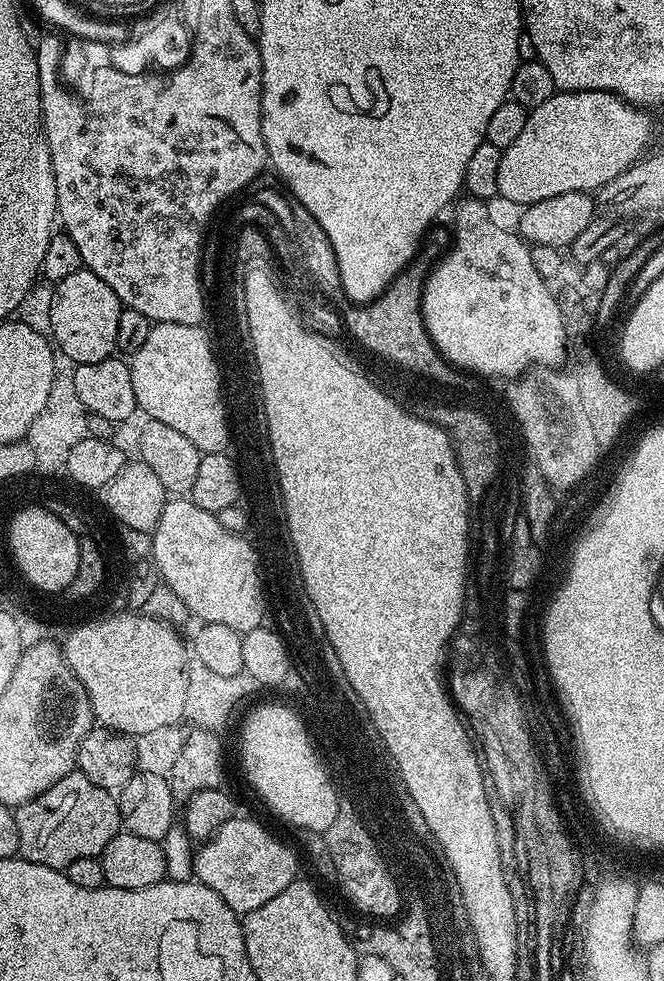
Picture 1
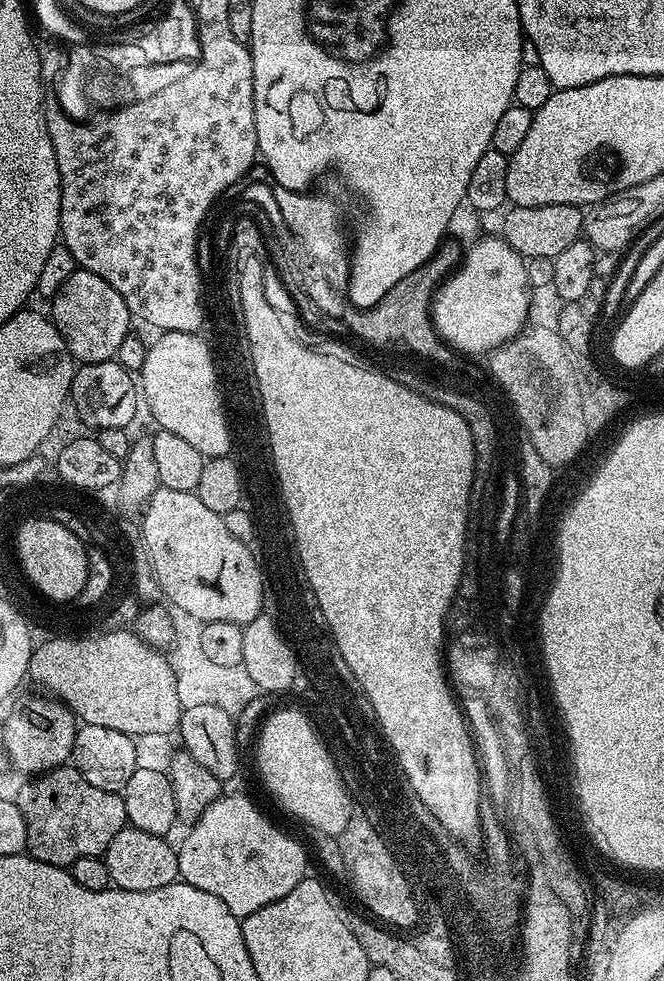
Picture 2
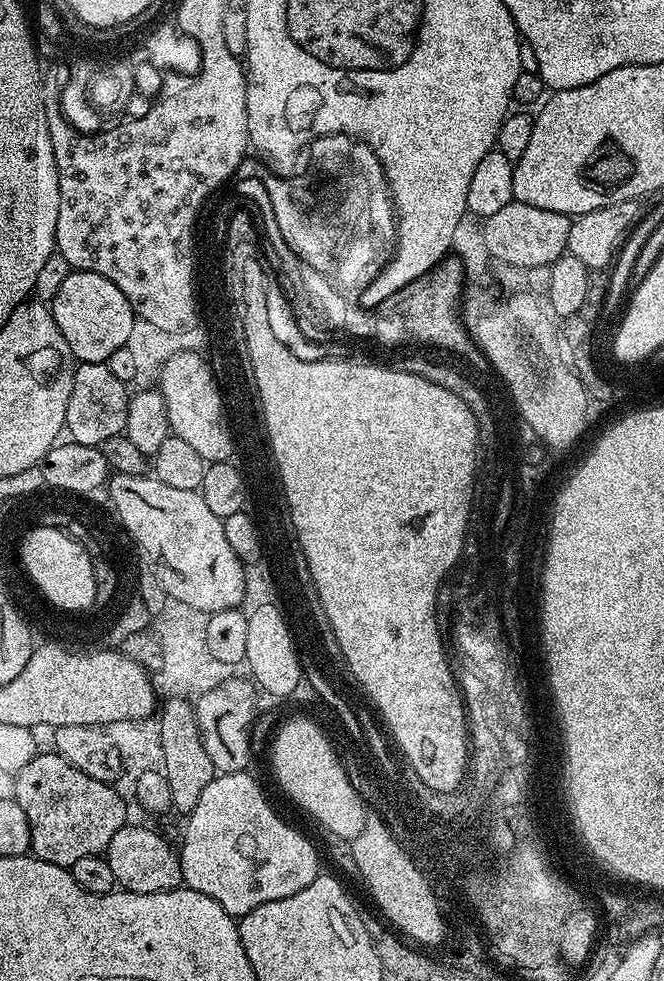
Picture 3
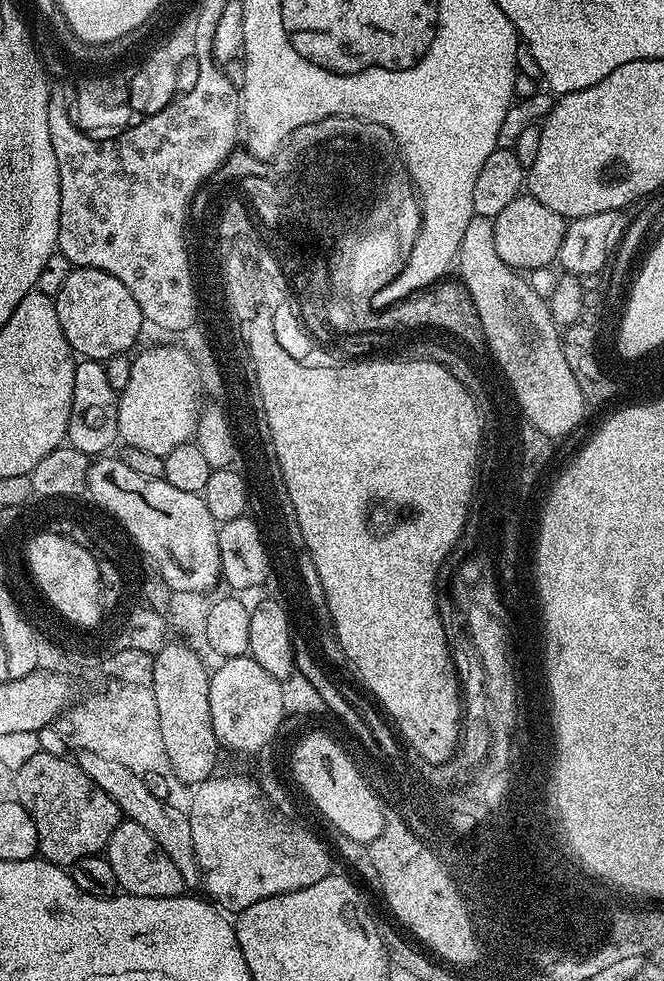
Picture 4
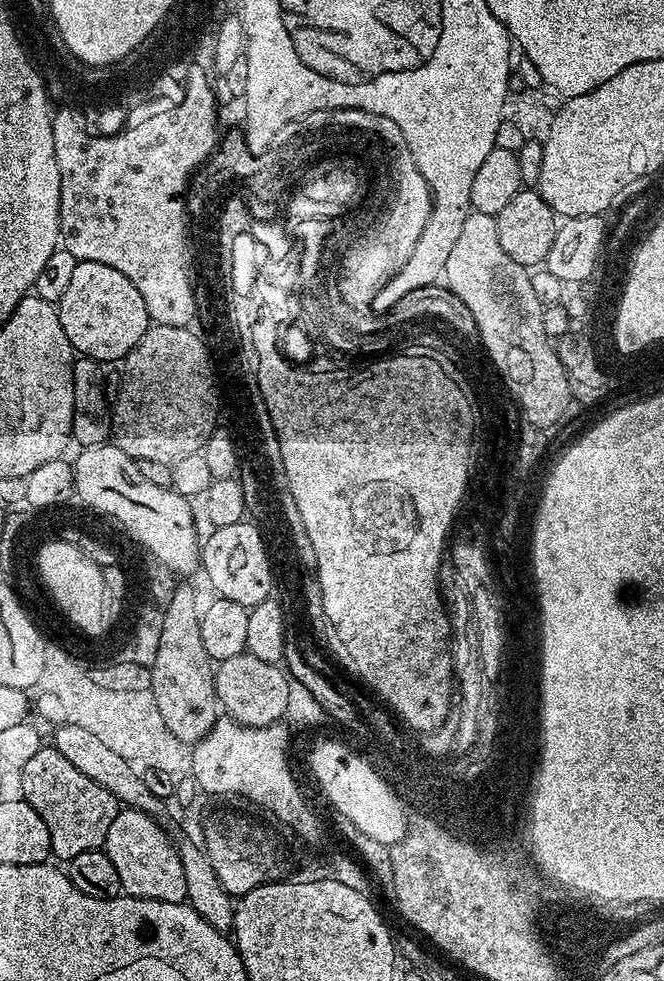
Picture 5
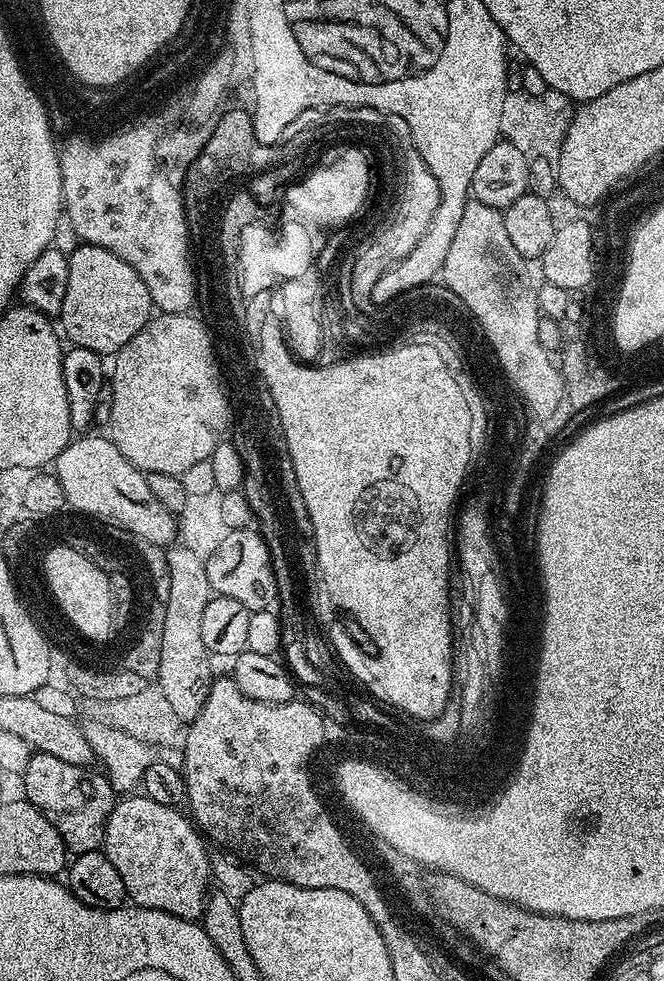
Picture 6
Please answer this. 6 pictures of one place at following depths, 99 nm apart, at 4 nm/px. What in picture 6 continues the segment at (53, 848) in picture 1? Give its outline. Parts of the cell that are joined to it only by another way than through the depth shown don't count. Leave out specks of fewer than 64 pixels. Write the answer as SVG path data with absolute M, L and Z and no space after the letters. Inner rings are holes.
M41 752L30 755L23 771L25 800L47 818L58 834L62 834L65 849L72 854L94 852L103 845L108 819L118 803L118 794L107 775L95 776L88 771L92 770L62 762L62 758L54 758L54 754Z

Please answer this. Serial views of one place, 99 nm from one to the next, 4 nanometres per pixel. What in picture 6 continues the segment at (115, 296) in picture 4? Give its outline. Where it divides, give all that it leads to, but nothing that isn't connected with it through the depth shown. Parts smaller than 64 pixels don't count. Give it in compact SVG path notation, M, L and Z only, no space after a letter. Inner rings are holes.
M81 243L76 247L80 248L67 253L66 298L62 298L58 324L69 345L94 350L101 358L108 358L120 352L152 319L150 290L146 290L146 282L138 278L134 266L122 262L118 254L93 244Z

